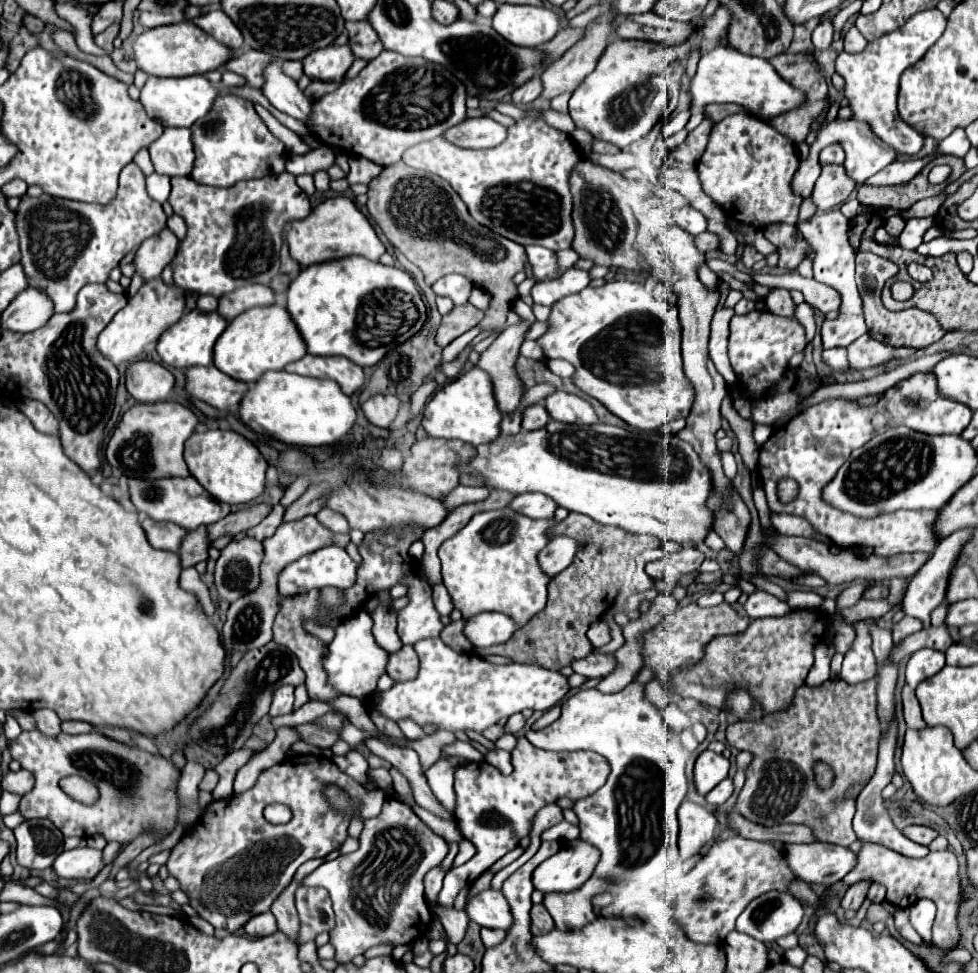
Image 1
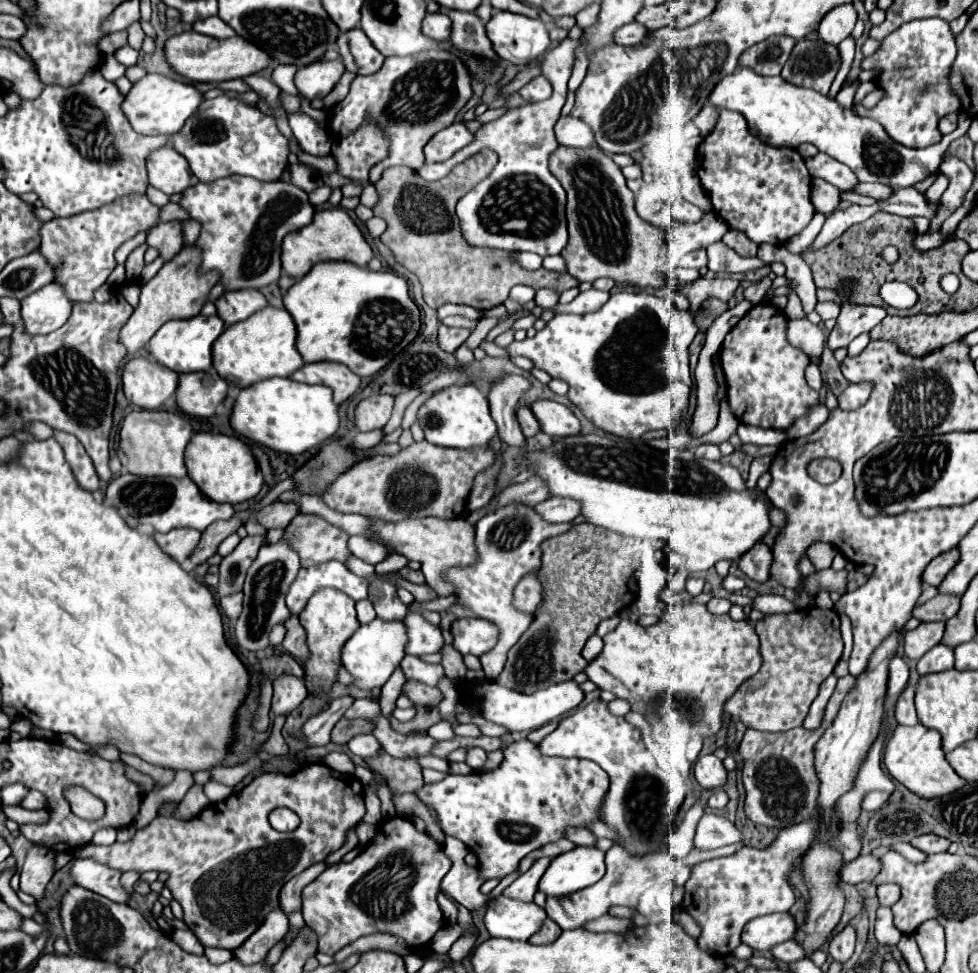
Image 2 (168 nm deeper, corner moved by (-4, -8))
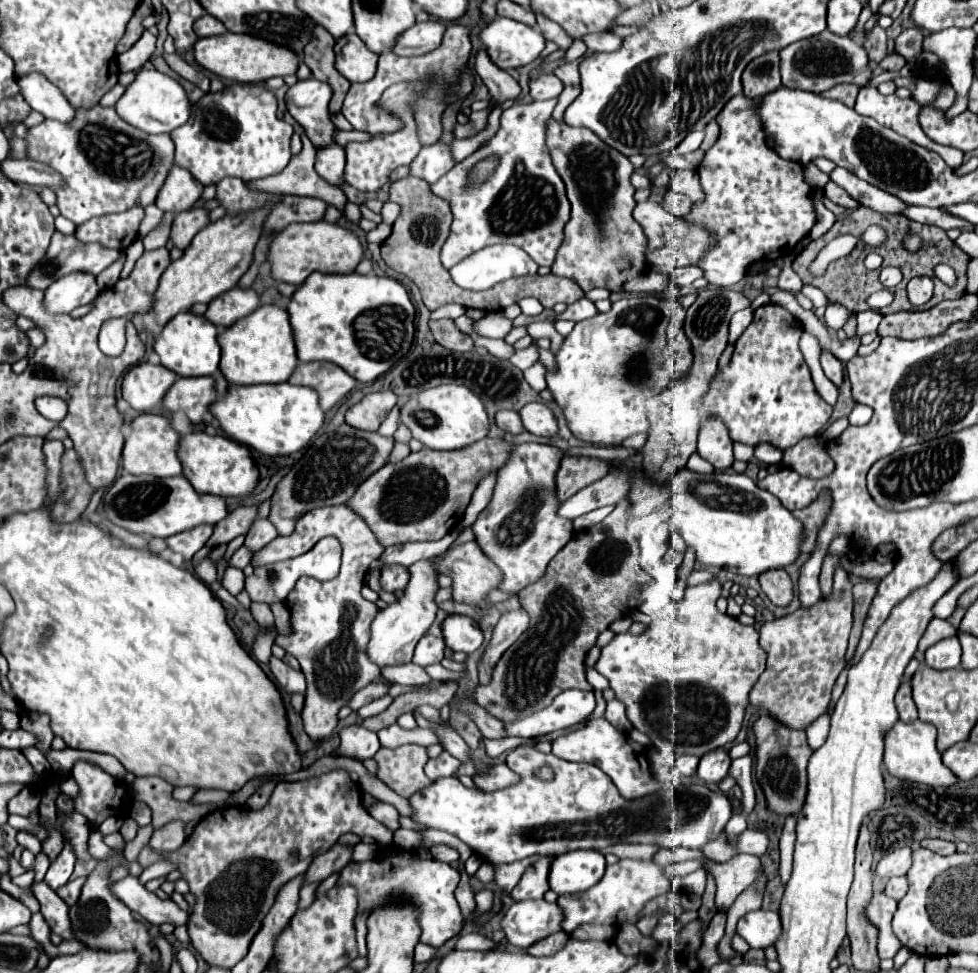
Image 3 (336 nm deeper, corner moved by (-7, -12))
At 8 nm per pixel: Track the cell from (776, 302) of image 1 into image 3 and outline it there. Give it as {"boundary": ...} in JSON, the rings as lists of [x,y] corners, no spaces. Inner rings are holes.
{"boundary":[[[821,351],[819,361],[821,361],[821,367],[823,367],[825,375],[827,375],[835,385],[841,385],[841,381],[843,381],[843,367],[841,367],[841,361],[839,361],[835,355],[831,355],[829,351]]]}

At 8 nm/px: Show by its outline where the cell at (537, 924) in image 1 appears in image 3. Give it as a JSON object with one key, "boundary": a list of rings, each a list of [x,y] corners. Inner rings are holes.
{"boundary":[[[559,931],[559,933],[553,933],[553,935],[549,935],[549,937],[545,937],[545,939],[541,939],[541,941],[537,941],[537,943],[533,943],[529,949],[527,949],[527,953],[531,953],[531,955],[551,955],[551,953],[557,953],[563,945],[565,945],[565,941],[567,941],[567,933],[565,931]]]}

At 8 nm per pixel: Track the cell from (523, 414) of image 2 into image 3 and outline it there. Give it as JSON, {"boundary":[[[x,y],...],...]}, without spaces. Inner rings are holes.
{"boundary":[[[499,411],[495,415],[495,425],[507,433],[523,433],[525,427],[521,423],[521,415],[517,411]]]}

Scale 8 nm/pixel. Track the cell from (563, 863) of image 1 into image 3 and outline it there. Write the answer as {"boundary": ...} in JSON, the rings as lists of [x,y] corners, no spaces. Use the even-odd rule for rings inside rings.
{"boundary":[[[571,851],[553,859],[549,887],[557,895],[581,893],[599,883],[603,873],[605,857],[599,851]]]}

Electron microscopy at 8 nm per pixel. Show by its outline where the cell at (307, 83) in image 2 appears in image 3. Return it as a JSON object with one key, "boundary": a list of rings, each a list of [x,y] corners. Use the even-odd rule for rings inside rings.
{"boundary":[[[309,77],[305,81],[297,81],[289,87],[285,101],[289,113],[295,121],[305,129],[307,137],[313,145],[327,145],[333,143],[333,129],[335,125],[329,119],[329,101],[333,91],[327,83]]]}

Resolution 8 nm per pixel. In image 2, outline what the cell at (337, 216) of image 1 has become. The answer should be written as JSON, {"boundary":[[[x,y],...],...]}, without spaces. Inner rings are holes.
{"boundary":[[[344,209],[316,211],[310,225],[288,233],[282,241],[282,271],[294,279],[302,279],[312,265],[320,261],[348,261],[358,267],[366,267],[372,257],[374,253],[370,245]]]}

